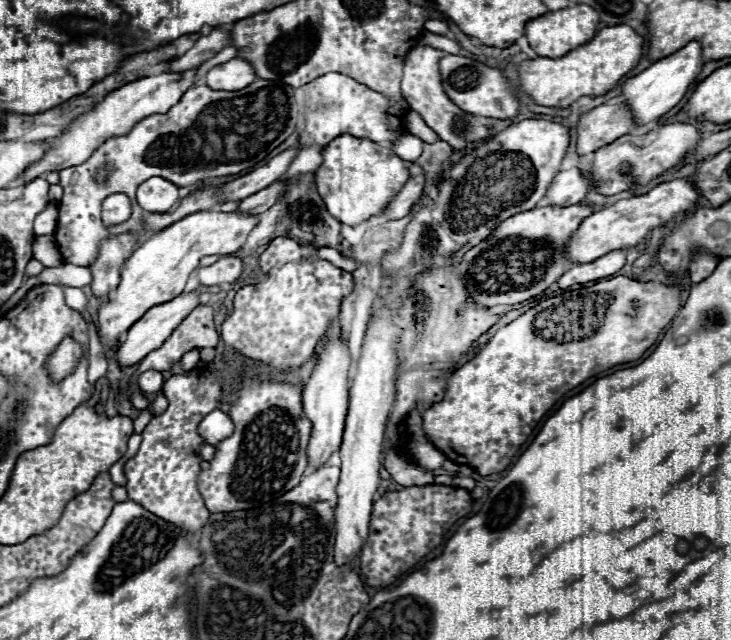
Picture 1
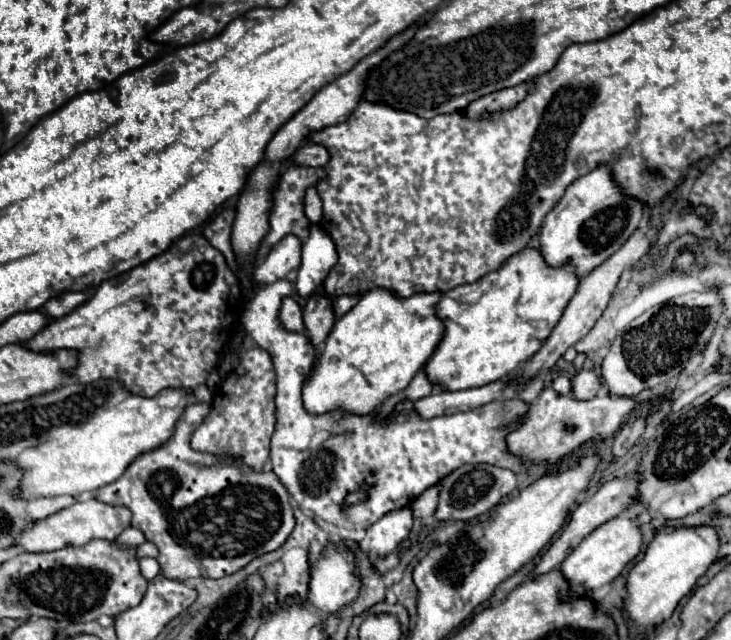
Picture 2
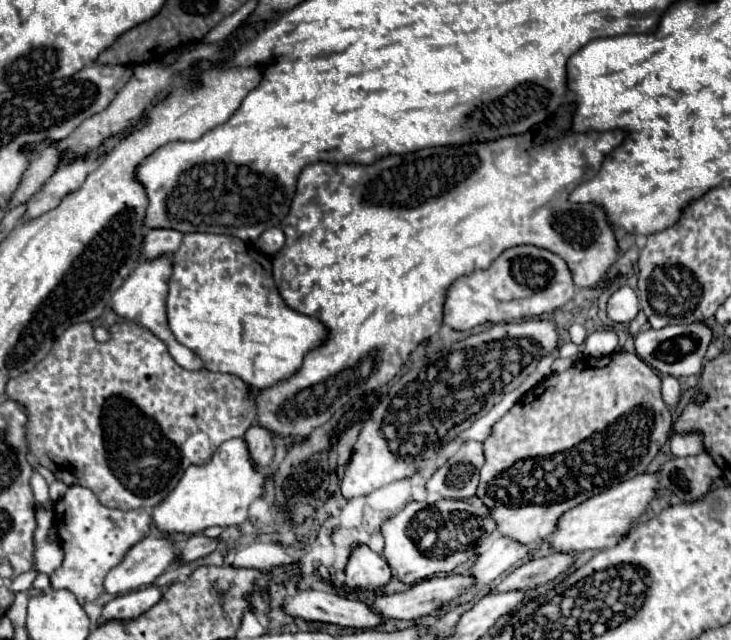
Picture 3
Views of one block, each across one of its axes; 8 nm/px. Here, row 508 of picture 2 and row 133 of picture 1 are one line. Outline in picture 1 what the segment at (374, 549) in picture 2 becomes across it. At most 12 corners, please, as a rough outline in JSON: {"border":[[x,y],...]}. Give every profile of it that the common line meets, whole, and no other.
{"border":[[410,132],[392,140],[392,150],[408,162],[422,154],[422,140]]}

